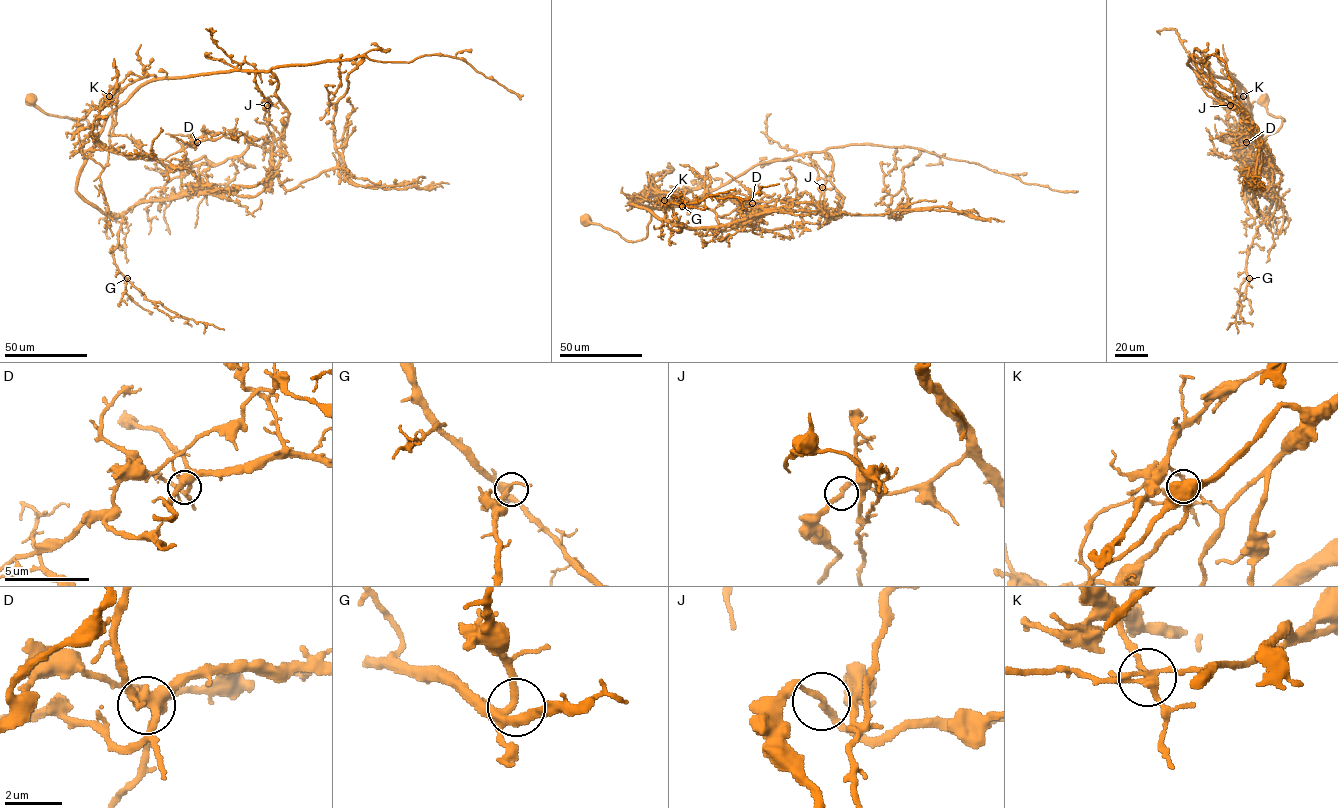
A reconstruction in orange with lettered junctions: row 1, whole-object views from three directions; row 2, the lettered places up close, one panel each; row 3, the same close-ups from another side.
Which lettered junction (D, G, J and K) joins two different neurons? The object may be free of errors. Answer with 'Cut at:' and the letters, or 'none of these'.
Cut at: K

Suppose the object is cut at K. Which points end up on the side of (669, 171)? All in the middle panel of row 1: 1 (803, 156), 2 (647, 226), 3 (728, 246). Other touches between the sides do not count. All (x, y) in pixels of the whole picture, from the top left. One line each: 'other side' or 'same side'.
1: other side
2: other side
3: same side

